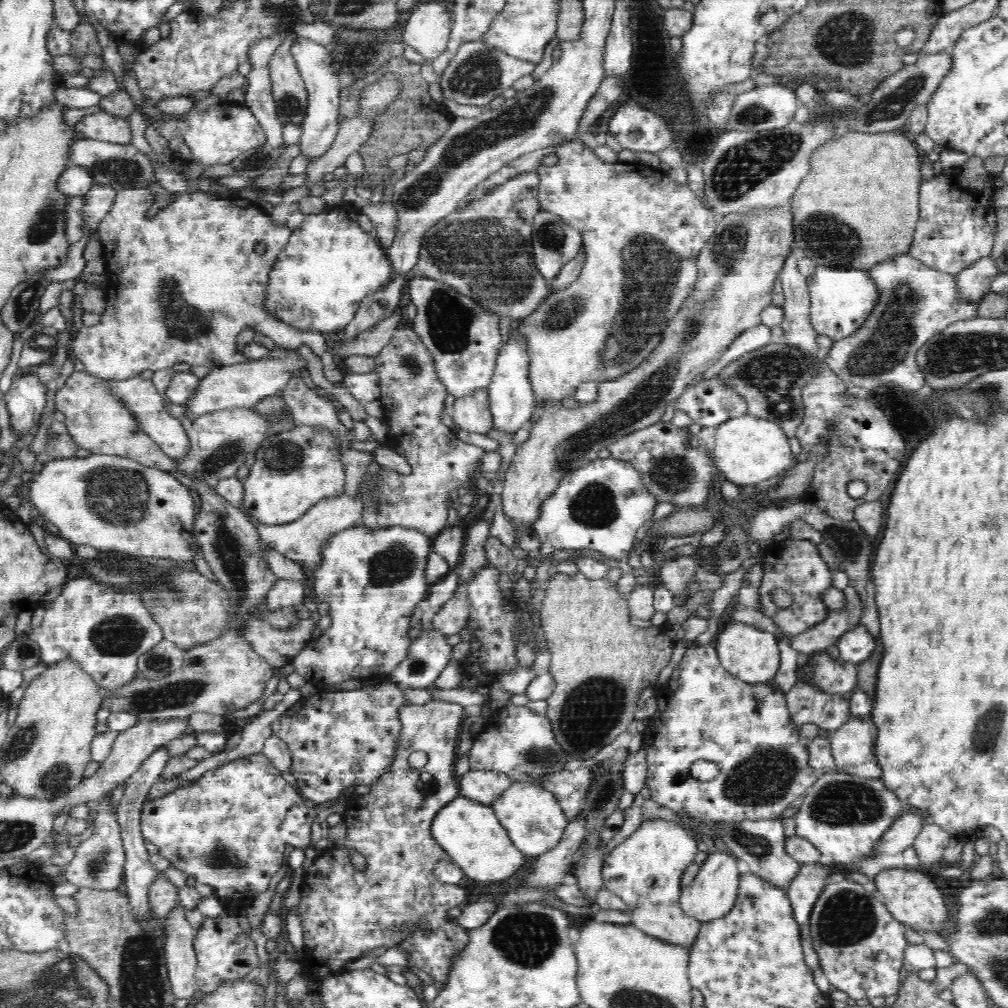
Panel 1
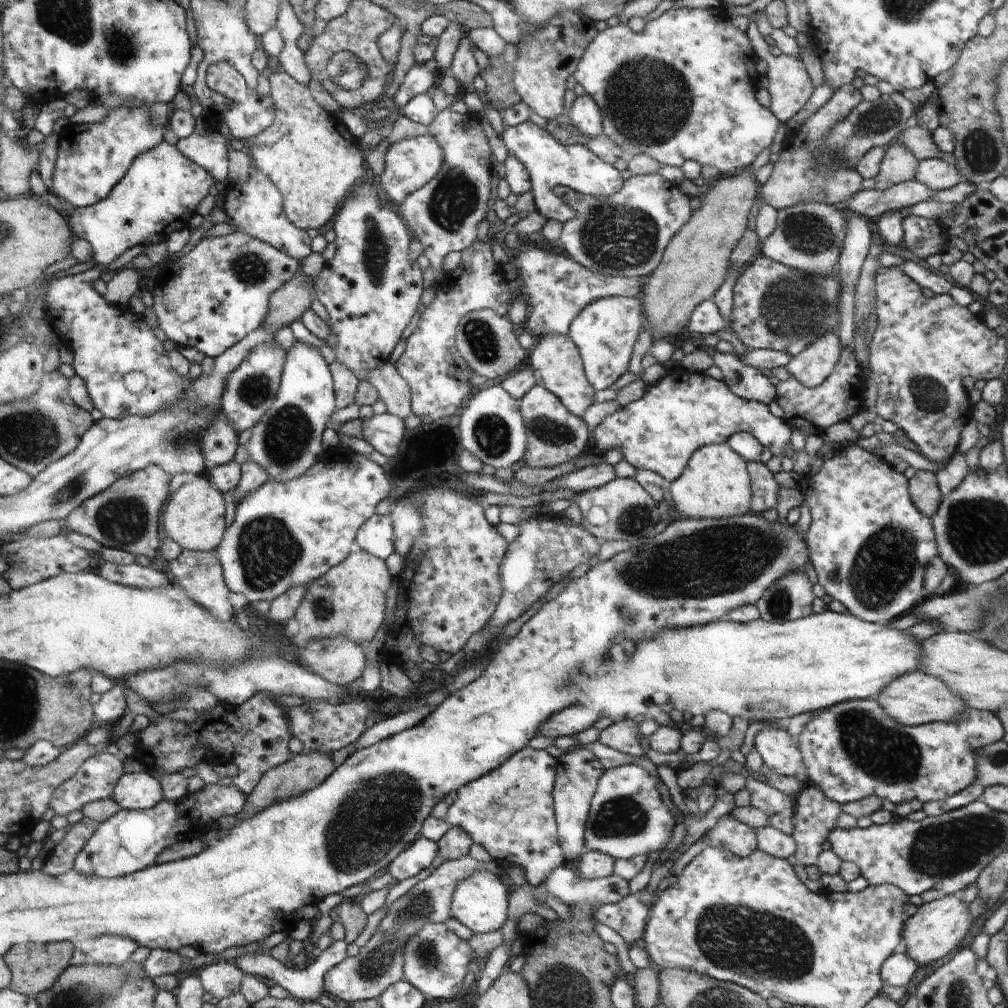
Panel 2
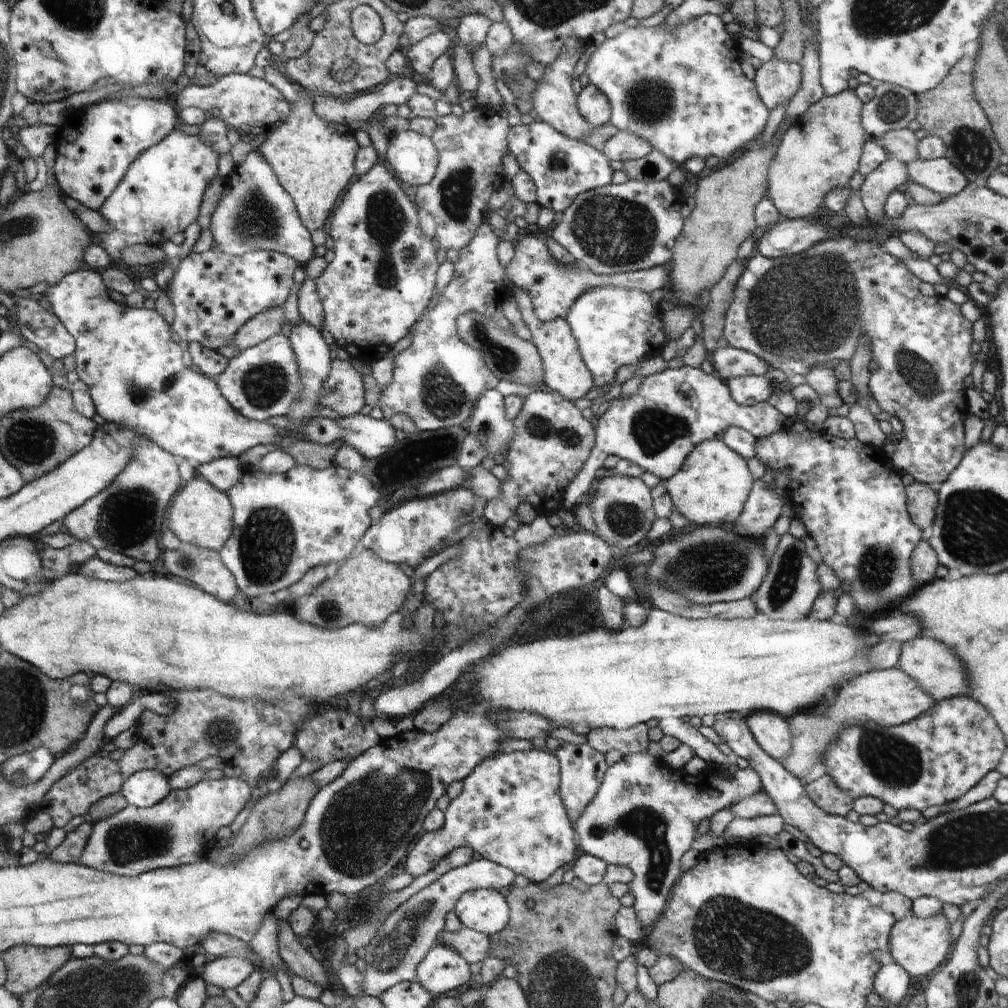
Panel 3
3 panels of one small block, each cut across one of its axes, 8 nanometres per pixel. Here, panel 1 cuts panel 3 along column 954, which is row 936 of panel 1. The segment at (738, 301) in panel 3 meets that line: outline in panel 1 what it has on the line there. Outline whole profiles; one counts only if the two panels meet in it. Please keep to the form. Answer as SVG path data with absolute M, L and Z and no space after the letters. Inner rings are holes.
M434 698L423 705L400 708L399 721L402 722L402 733L399 734L399 746L394 761L387 768L387 772L370 785L370 792L364 796L364 806L367 807L351 807L342 814L344 824L348 828L348 840L344 842L344 848L354 848L366 858L366 872L350 870L348 852L338 848L334 848L330 854L322 858L318 856L312 868L306 871L298 911L302 916L304 942L308 950L301 968L310 976L310 996L316 996L318 990L323 988L323 982L320 980L327 980L328 976L342 976L342 970L348 964L352 964L364 952L378 946L390 946L390 949L392 946L400 946L400 950L405 950L412 958L409 966L416 966L435 980L444 983L455 958L470 944L471 930L459 926L452 918L446 916L450 908L458 907L466 898L466 892L458 885L441 883L433 875L436 864L440 860L449 859L449 854L431 835L431 824L440 809L460 796L454 768L458 759L458 735L462 716L462 705ZM416 750L422 750L428 756L427 763L422 768L412 768L408 765L408 756Z

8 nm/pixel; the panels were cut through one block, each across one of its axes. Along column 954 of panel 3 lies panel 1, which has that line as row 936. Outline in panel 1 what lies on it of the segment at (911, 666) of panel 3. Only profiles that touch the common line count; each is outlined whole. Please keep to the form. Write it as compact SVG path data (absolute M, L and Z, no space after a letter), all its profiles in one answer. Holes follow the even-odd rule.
M679 902L631 909L631 923L642 933L690 949L700 933L702 923L684 915Z

